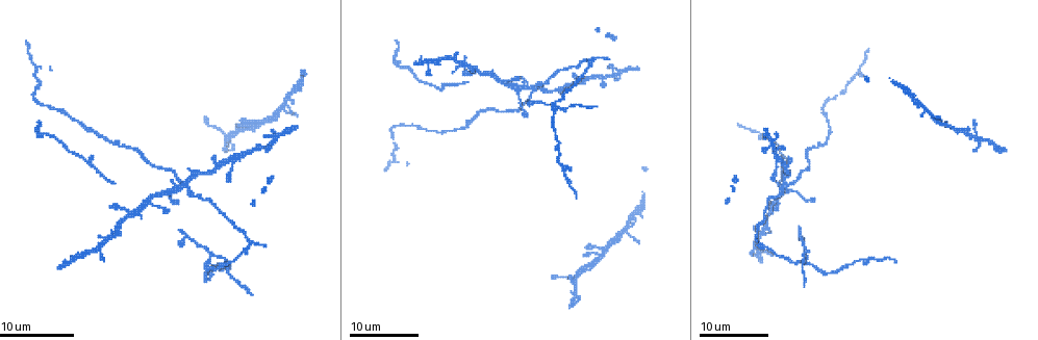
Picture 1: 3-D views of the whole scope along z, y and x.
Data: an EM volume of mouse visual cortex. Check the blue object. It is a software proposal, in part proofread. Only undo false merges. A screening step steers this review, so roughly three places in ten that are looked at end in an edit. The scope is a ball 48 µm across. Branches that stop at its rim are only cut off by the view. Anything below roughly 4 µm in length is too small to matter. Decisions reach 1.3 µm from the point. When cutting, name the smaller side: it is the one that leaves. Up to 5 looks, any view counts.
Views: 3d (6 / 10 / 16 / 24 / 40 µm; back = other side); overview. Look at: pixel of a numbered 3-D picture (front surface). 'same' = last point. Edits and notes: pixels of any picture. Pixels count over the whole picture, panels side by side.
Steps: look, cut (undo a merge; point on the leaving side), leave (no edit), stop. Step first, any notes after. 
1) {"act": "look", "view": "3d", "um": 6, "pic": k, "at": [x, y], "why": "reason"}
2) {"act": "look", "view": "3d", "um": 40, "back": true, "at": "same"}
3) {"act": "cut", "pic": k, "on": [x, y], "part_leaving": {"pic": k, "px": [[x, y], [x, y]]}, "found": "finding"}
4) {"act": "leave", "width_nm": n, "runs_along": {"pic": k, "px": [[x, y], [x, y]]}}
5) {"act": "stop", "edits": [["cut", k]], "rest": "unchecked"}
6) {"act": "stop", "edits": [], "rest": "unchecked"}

{"act": "look", "view": "3d", "um": 24, "pic": 1, "at": [184, 186], "why": "four-way junction"}

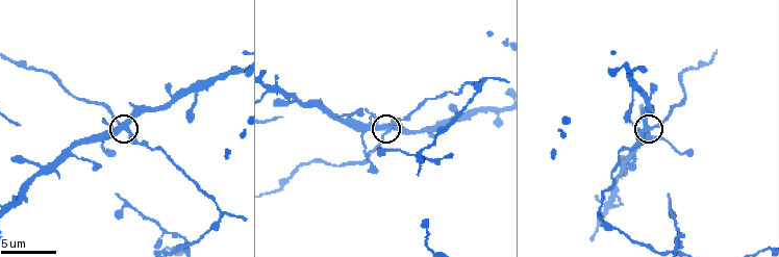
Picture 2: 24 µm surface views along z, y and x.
{"act": "look", "view": "3d", "um": 10, "pic": 2, "at": [646, 127], "why": "closer look"}

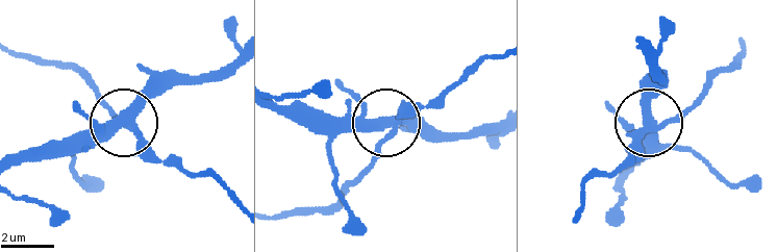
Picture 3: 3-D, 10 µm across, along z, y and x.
{"act": "leave", "arms": 4, "runs_along": {"pic": 3, "px": [[644, 49], [661, 69], [650, 120], [675, 118], [706, 91]]}, "found": "one cell here"}

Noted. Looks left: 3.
{"act": "look", "view": "3d", "um": 16, "pic": 2, "at": [166, 232], "why": "small branch off a trunk"}

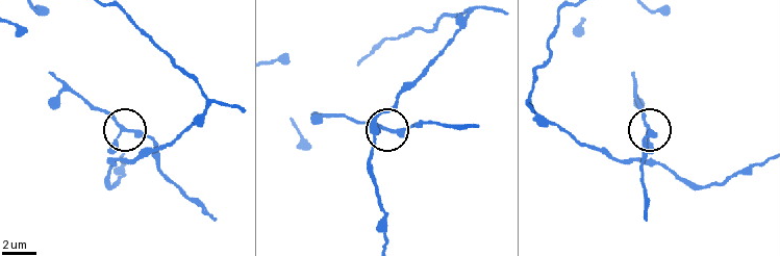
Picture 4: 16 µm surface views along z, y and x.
{"act": "leave", "side_arm_um": 6, "found": "one cell here"}

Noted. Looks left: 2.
{"act": "look", "view": "3d", "um": 10, "pic": 2, "at": [40, 169], "why": "three-way junction"}

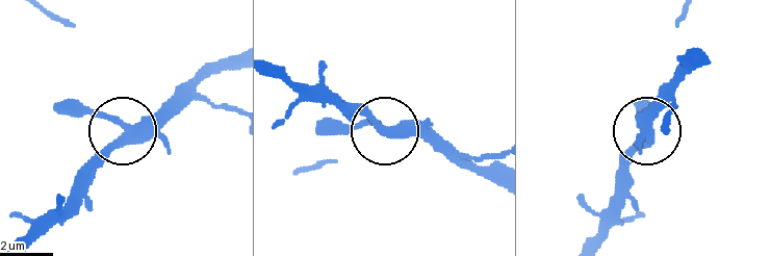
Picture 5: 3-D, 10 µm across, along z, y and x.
{"act": "leave", "width_nm": 330, "runs_along": {"pic": 5, "px": [[692, 53], [620, 176]]}, "found": "continuous, no second cell"}

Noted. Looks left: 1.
{"act": "stop", "edits": [], "rest": "unchecked"}

